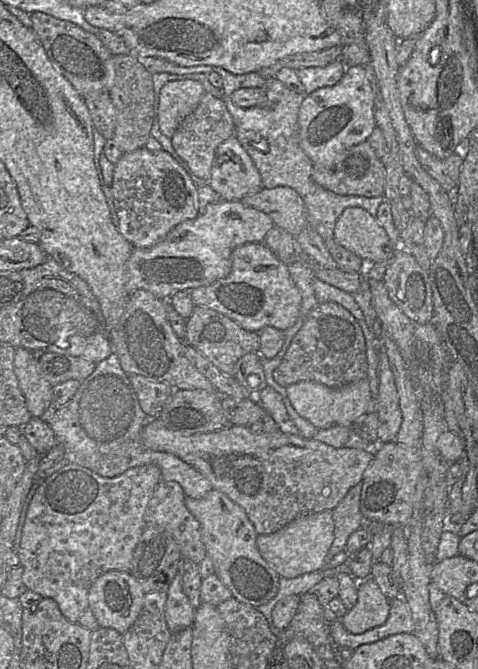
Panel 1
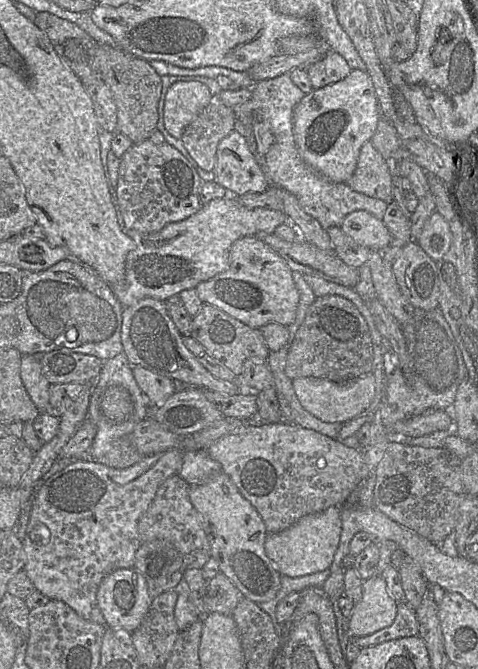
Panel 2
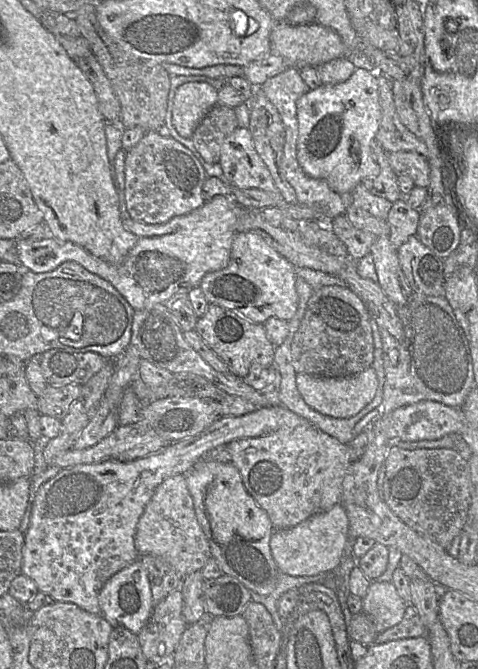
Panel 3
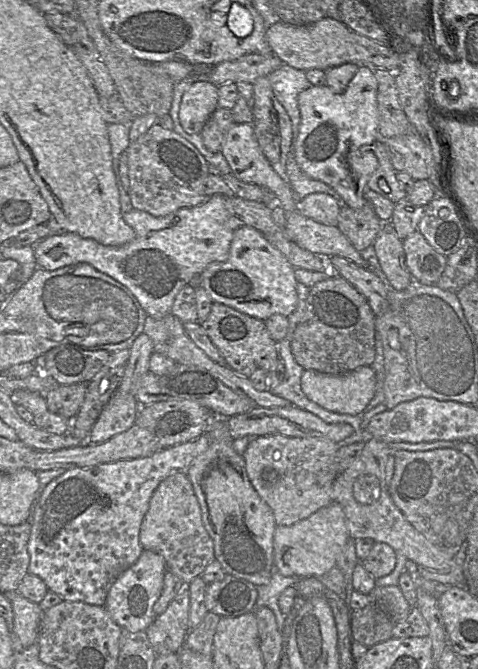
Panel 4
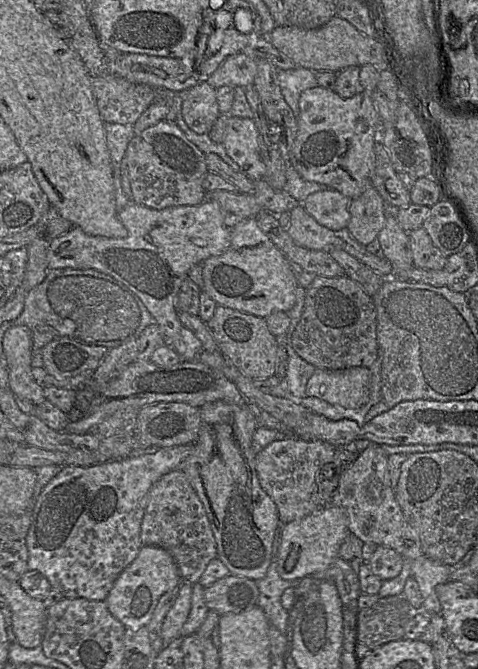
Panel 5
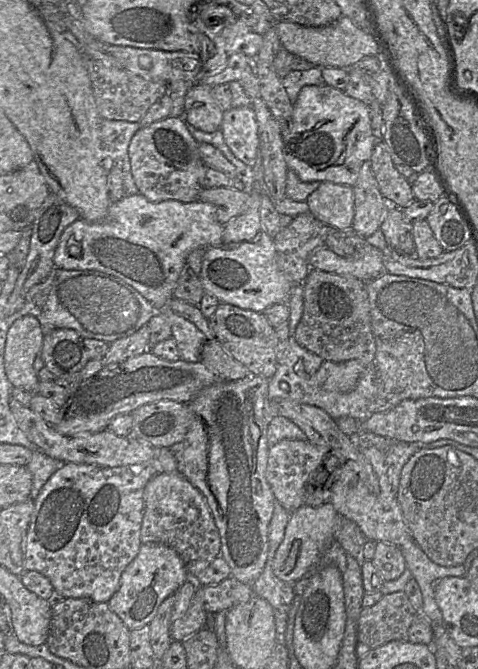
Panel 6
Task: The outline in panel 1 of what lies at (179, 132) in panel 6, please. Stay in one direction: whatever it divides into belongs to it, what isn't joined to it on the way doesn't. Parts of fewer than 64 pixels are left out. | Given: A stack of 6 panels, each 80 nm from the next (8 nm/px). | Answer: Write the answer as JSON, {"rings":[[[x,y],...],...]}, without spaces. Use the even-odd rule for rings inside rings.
{"rings":[[[145,147],[123,154],[114,168],[111,185],[117,212],[118,231],[135,248],[150,248],[160,242],[178,224],[196,218],[197,189],[187,170],[164,150],[149,151]]]}

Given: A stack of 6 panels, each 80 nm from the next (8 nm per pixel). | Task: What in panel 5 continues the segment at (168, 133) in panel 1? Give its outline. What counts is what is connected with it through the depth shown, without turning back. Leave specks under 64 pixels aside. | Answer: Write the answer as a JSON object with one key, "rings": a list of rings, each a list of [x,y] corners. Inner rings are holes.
{"rings":[[[206,81],[186,89],[181,114],[191,130],[197,134],[208,133],[221,114],[216,89]]]}

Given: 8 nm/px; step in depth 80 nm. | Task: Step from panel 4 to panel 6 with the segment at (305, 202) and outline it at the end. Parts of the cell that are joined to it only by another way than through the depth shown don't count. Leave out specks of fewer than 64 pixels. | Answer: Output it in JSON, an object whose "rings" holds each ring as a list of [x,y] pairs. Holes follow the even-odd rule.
{"rings":[[[321,182],[306,203],[320,222],[338,230],[352,229],[354,219],[353,186]]]}

